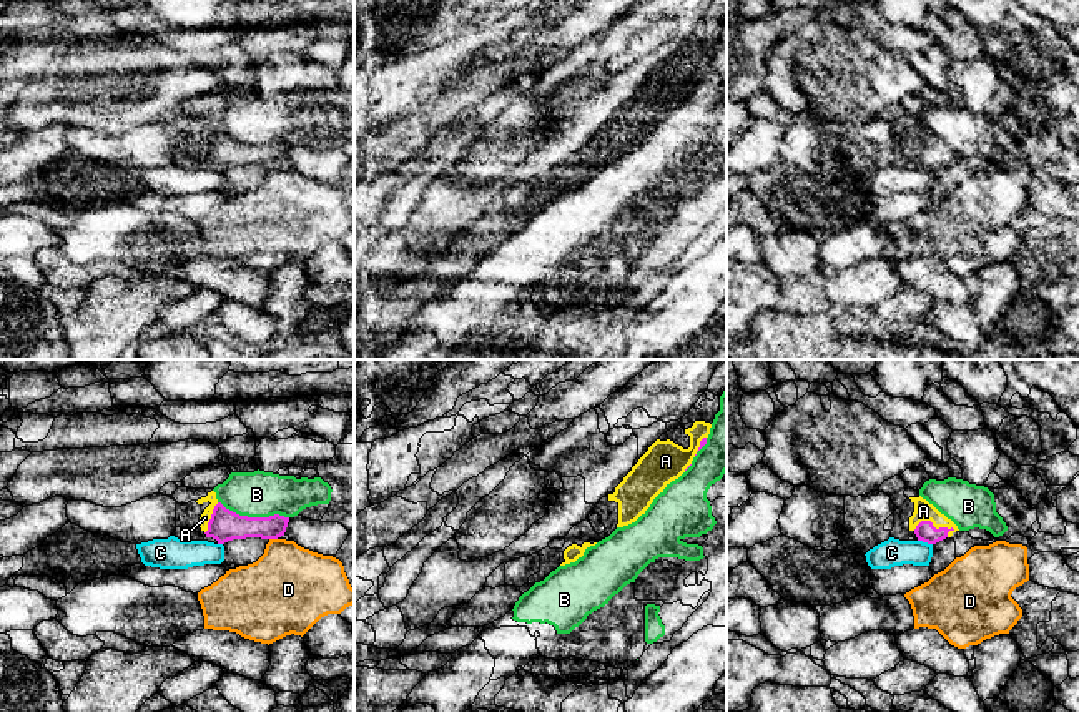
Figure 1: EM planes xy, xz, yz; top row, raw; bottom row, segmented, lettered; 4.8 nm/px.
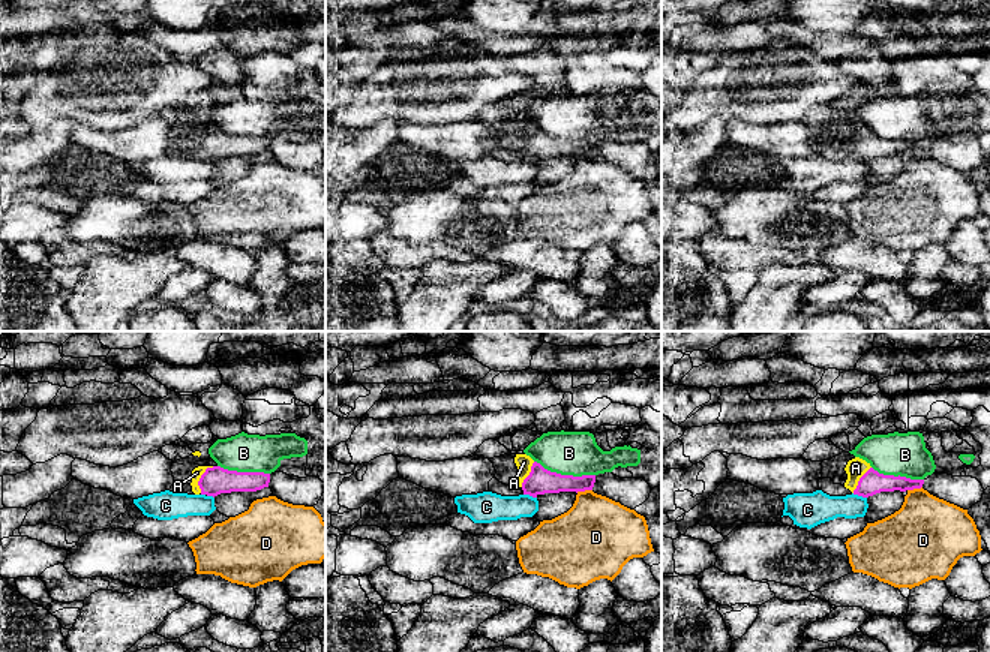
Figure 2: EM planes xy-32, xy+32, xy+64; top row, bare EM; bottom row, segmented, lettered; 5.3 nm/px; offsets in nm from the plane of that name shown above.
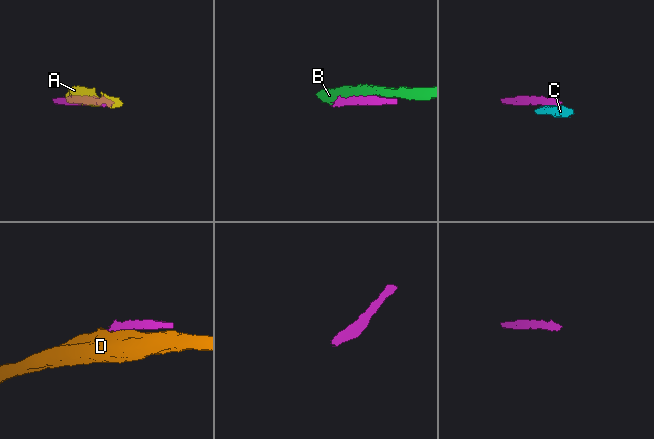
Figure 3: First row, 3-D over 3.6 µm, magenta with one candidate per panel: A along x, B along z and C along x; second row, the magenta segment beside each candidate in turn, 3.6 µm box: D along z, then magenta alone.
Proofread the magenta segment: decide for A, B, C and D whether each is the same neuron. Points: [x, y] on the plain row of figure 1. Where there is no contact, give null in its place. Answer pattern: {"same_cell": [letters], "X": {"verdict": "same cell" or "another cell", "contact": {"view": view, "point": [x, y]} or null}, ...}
{"same_cell": ["A"], "A": {"verdict": "same cell", "contact": {"view": "yz", "point": [933, 153]}}, "B": {"verdict": "another cell", "contact": {"view": "xy", "point": [253, 145]}}, "C": {"verdict": "another cell", "contact": {"view": "yz", "point": [925, 168]}}, "D": {"verdict": "another cell", "contact": {"view": "xy", "point": [273, 165]}}}

